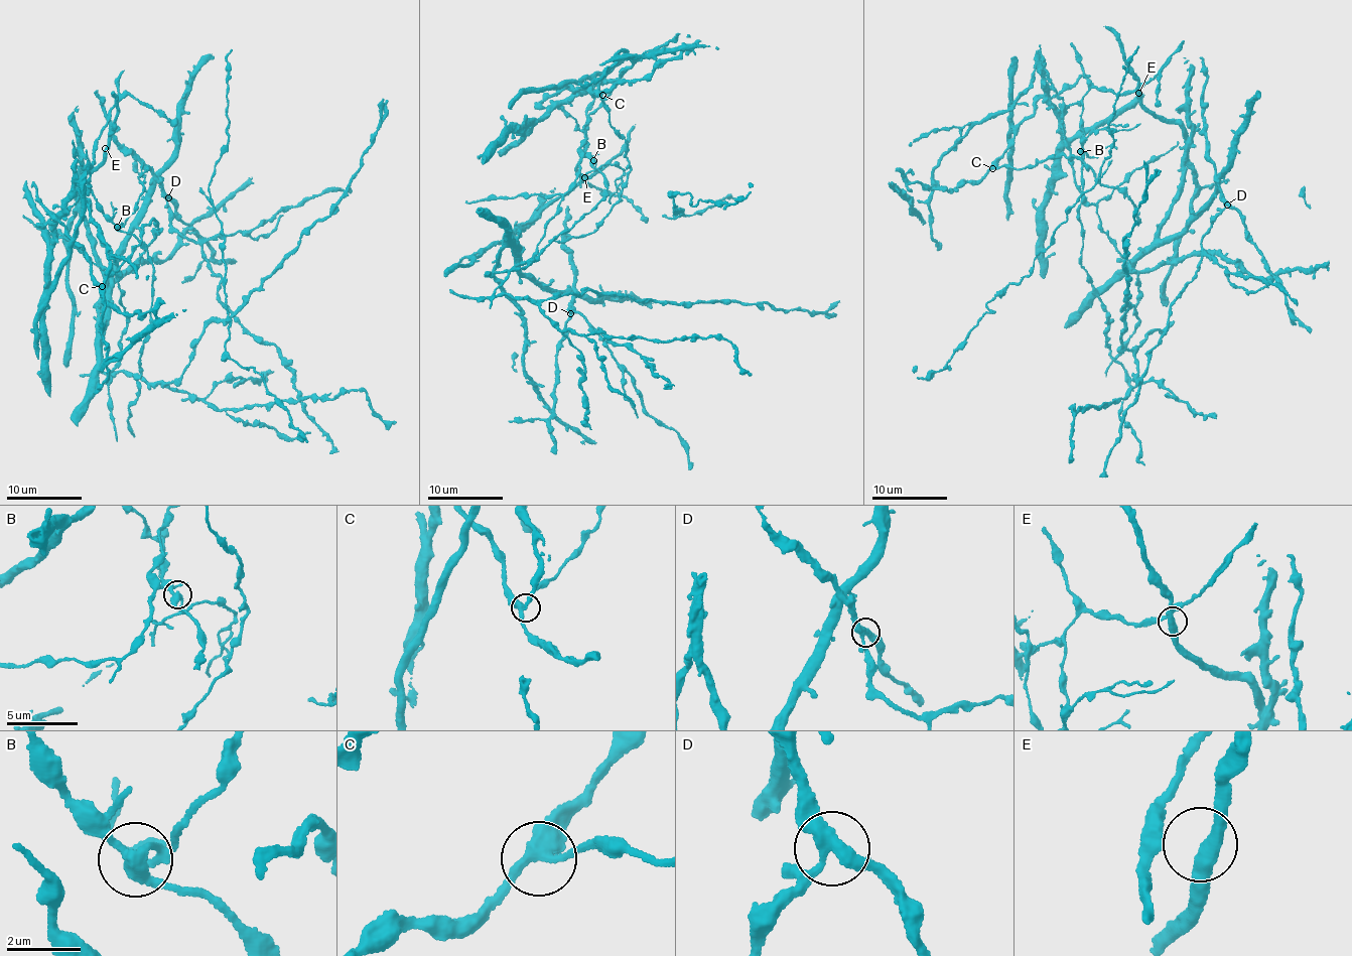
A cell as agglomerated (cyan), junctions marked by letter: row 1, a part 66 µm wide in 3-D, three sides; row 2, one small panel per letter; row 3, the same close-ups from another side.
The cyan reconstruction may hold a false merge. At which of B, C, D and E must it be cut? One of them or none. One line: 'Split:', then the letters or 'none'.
Split: B

